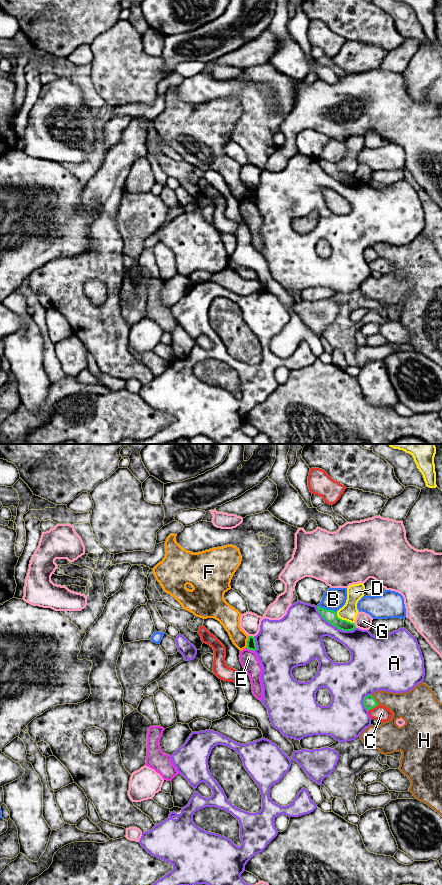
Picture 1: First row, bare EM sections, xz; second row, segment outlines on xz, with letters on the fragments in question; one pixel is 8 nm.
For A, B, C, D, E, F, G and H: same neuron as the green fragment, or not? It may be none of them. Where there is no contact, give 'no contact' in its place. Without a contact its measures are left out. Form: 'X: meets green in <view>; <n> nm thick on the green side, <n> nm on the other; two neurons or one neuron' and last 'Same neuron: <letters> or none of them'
A: meets green in xz; 100 nm thick on the green side, 340 nm on the other; two neurons
B: meets green in xz; 100 nm thick on the green side, 180 nm on the other; two neurons
C: meets green in xz; 100 nm thick on the green side, 120 nm on the other; two neurons
D: meets green in xz; 100 nm thick on the green side, 140 nm on the other; two neurons
E: meets green in xz; 80 nm thick on the green side, 140 nm on the other; two neurons
F: meets green in xz; 80 nm thick on the green side, 170 nm on the other; two neurons
G: meets green in xz; 100 nm thick on the green side, 130 nm on the other; two neurons
H: meets green in xz; 100 nm thick on the green side, 200 nm on the other; two neurons
Same neuron: none of them

